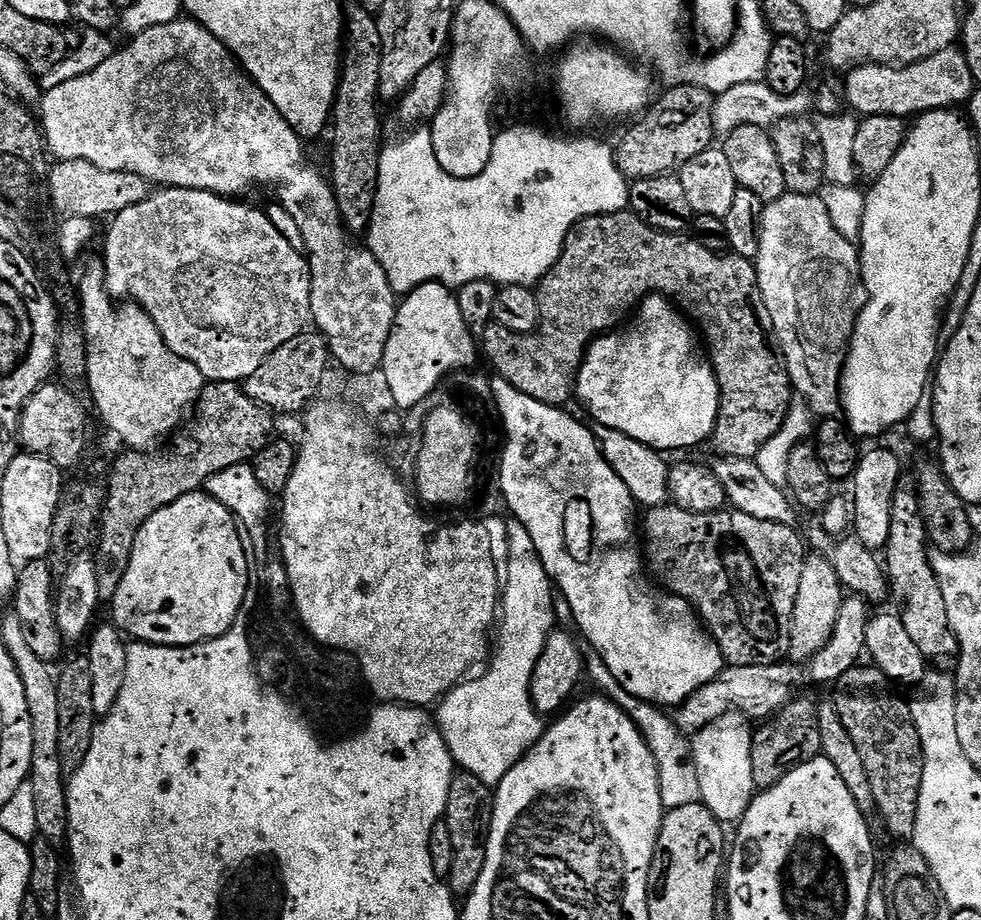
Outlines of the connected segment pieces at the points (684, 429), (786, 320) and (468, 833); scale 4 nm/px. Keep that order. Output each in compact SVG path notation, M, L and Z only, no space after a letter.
M659 294L644 297L635 316L636 321L632 325L629 323L623 330L613 330L592 341L580 364L580 373L574 377L575 395L578 400L580 396L589 414L601 424L601 429L626 434L661 454L676 452L679 448L692 448L703 440L705 443L716 429L720 413L720 387L698 343L693 325L677 305L667 296Z
M788 192L782 198L778 198L772 204L763 205L759 213L759 238L760 252L755 258L756 277L758 286L762 294L762 302L772 319L772 330L776 338L779 351L791 361L790 378L796 387L796 392L804 397L804 401L812 408L813 413L820 418L832 418L841 411L842 408L842 377L844 374L844 361L848 355L849 347L852 343L852 335L856 329L856 319L860 316L860 310L866 303L865 293L862 291L862 281L860 278L860 254L857 245L853 241L842 238L838 230L834 230L834 222L830 222L830 214L826 211L826 202L823 195L803 196Z
M463 770L453 775L450 798L444 811L446 825L448 824L448 840L452 843L452 865L448 868L446 883L453 897L468 897L482 874L488 849L488 830L492 827L492 806L490 788L485 781Z

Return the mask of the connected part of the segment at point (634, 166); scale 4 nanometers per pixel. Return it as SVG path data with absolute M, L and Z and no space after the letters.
M694 83L677 84L667 91L633 123L637 124L621 138L620 145L615 145L616 165L629 182L679 173L690 158L698 158L698 154L713 147L712 111L716 105L713 93Z

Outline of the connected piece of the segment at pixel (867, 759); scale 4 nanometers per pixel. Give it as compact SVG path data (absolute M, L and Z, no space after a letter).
M857 664L855 667L844 672L834 682L834 694L832 701L835 710L844 728L850 734L854 745L858 749L864 769L870 781L870 790L875 802L875 811L881 816L887 830L894 836L900 838L911 837L915 828L917 816L917 802L919 801L919 790L923 774L923 748L920 736L911 718L909 703L904 699L890 692L888 687L889 679L877 667L867 664Z

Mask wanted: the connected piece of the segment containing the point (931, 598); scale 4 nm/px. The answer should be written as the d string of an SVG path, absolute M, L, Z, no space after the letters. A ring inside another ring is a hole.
M901 486L896 489L892 499L890 538L888 539L886 555L888 555L888 560L886 556L886 571L890 581L890 592L893 597L900 596L901 602L904 603L904 612L901 611L899 613L899 618L905 624L911 641L918 646L918 650L929 661L948 659L951 661L959 653L960 647L956 641L956 636L952 632L950 618L946 614L946 598L942 598L940 583L936 581L936 575L932 569L927 526L924 522L923 514L920 512L919 498L915 487L910 486L910 488L907 488L907 486Z

